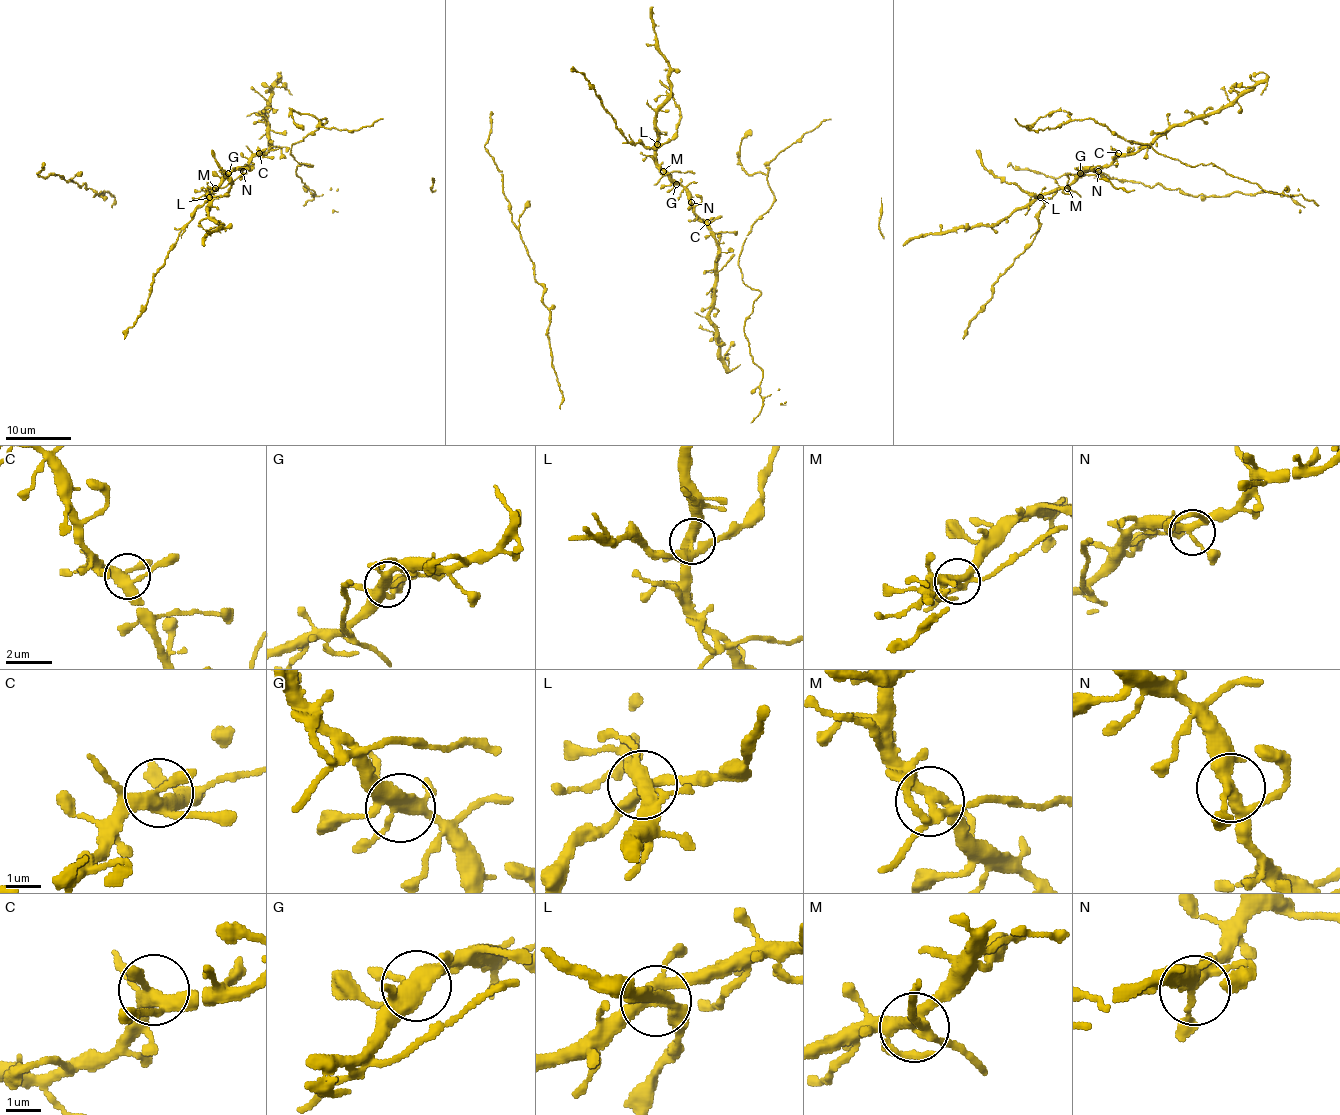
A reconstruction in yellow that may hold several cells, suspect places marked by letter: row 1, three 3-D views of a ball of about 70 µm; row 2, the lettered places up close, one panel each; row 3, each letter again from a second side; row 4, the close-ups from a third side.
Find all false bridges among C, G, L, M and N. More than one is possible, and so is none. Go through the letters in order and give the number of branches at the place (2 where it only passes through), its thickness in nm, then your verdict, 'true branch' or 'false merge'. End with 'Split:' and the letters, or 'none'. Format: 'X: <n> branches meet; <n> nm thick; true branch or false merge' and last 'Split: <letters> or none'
C: 5 branches meet; 380 nm thick; true branch
G: 6 branches meet; 400 nm thick; true branch
L: 5 branches meet; 400 nm thick; false merge
M: 5 branches meet; 300 nm thick; false merge
N: 5 branches meet; 280 nm thick; true branch
Split: L, M

